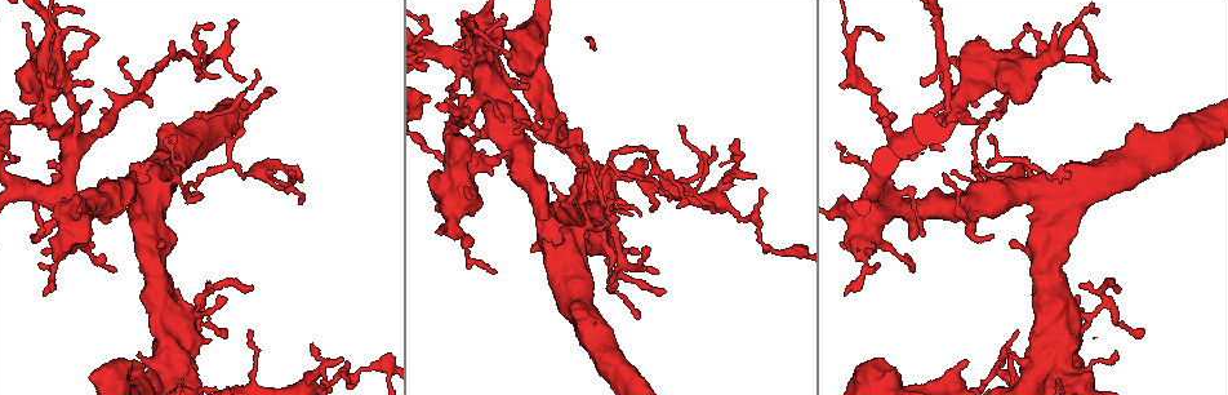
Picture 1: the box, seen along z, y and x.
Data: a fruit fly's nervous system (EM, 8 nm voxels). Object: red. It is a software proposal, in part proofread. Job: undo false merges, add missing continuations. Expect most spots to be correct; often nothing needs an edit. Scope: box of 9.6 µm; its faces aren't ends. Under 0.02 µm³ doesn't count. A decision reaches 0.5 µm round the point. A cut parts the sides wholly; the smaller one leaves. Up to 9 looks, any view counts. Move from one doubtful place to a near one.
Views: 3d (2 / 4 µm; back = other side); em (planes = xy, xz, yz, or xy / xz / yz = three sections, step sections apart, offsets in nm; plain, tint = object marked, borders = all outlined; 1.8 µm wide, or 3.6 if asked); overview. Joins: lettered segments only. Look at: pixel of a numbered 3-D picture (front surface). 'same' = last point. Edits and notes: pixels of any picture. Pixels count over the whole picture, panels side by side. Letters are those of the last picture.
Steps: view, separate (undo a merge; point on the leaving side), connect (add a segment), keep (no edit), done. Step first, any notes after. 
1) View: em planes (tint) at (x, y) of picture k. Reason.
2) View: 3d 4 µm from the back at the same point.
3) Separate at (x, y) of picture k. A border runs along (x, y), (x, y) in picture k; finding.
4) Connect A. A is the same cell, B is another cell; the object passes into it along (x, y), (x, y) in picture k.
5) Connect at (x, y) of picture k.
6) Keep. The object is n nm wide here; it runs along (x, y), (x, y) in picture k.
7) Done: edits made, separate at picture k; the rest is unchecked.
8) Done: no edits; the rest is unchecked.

View: 3d 4 µm at (590, 211) of picture 1. Sharp bend.

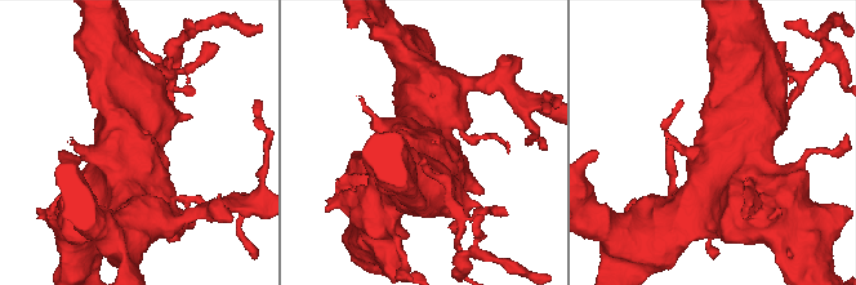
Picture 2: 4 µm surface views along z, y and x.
View: em 3.6 µm planes (borders) at (126, 152) of picture 2. Shape alone is not enough.

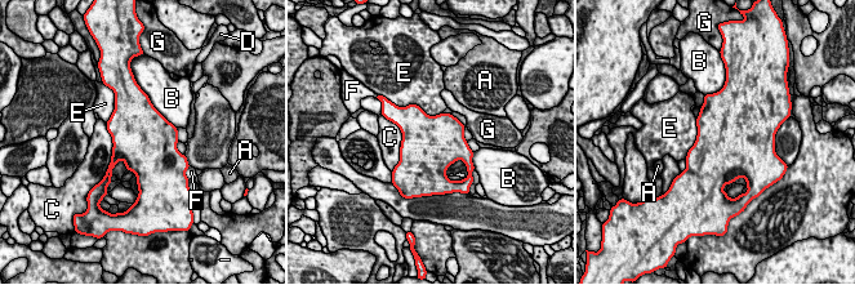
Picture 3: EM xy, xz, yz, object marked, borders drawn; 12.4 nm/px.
Keep. The longest contact is with C, 600 nm; A, B, C, D, E, F and G are other cells; all the same neuron.

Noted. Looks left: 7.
View: em planes (tint) at (851, 386) of picture 1. Closes a loop.

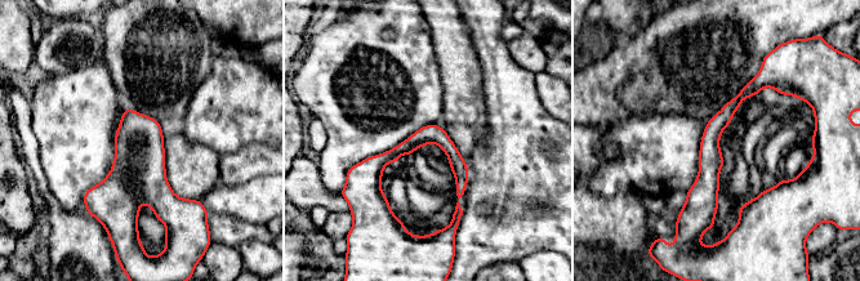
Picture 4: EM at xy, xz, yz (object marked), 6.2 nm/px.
View: em planes (borders) at the same point. See the neighbours.

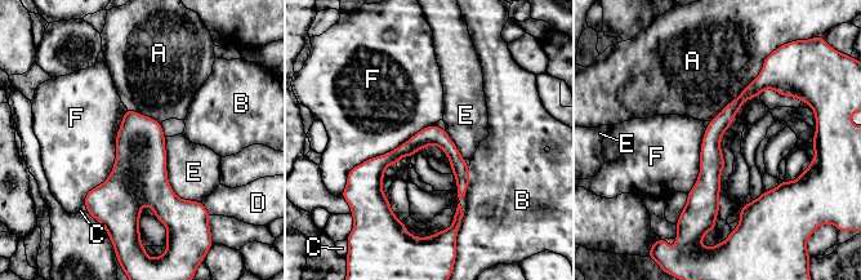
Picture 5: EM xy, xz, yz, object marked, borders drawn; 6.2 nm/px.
Keep. The object is 120 nm wide here; the longest contact is with F, 650 nm; A, B, C, D, E and F are other cells; continuous, no second neuron.

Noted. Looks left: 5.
View: em 3.6 µm planes (borders) at (47, 118) of picture 1. Three arms meet.

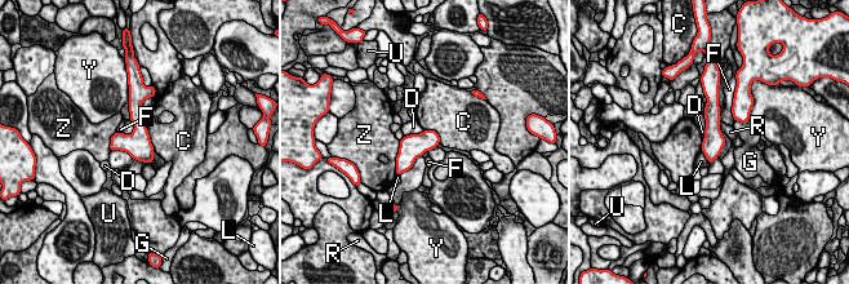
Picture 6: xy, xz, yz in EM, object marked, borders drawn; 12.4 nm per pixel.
Keep. C, D, F, G, L, R, U, Y and Z are other cells; a border runs along (423, 129), (419, 133), (405, 136) in picture 6; continuous, no second neuron.

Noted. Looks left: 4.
View: em 3.6 µm yz step 4 (tint) at (874, 203) of picture 1. Thin neck.

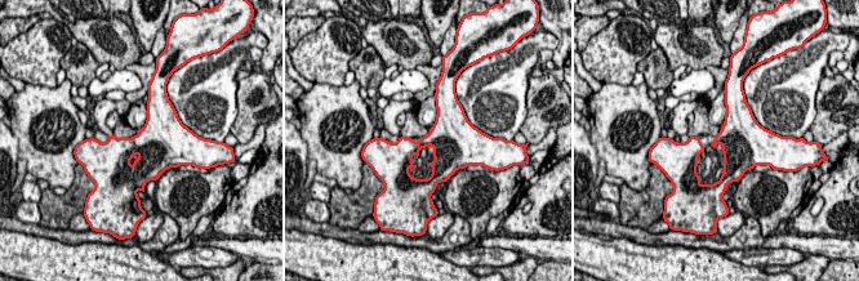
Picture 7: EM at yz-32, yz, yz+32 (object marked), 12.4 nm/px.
View: em 3.6 µm xz step 8 (borders) at the same point. Another direction.

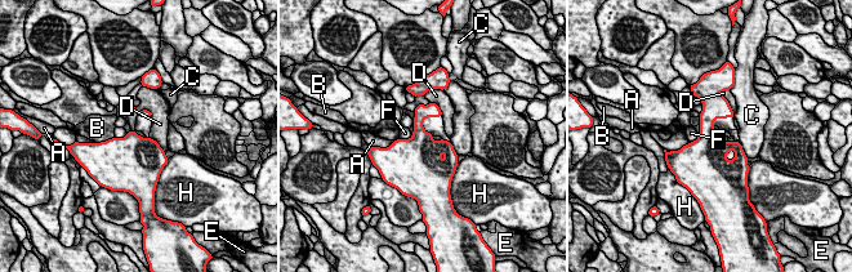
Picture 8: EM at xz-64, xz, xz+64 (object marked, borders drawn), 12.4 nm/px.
Keep. A, B, C, D, E, F and H are other cells; a border runs along (721, 92), (734, 114) in picture 8; one neuron here.

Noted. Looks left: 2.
Done: no edits; the rest is unchecked.

